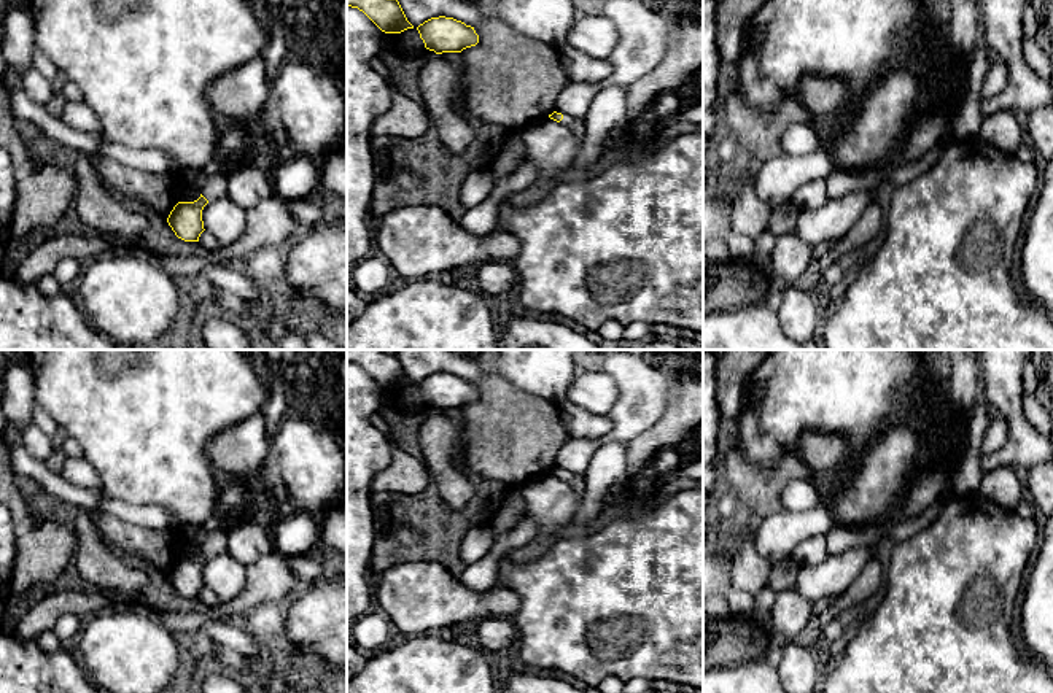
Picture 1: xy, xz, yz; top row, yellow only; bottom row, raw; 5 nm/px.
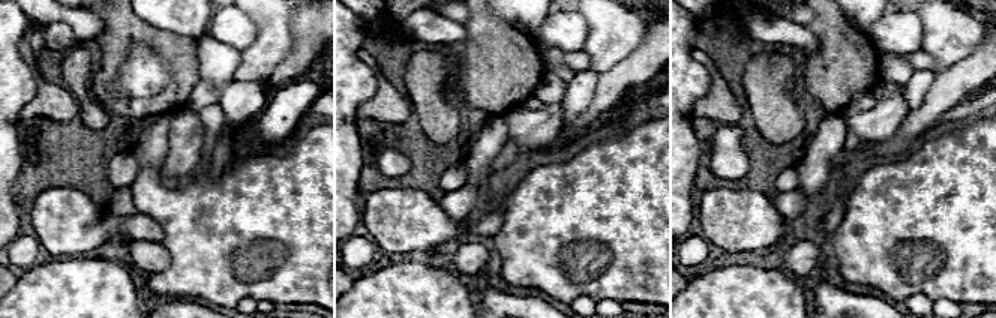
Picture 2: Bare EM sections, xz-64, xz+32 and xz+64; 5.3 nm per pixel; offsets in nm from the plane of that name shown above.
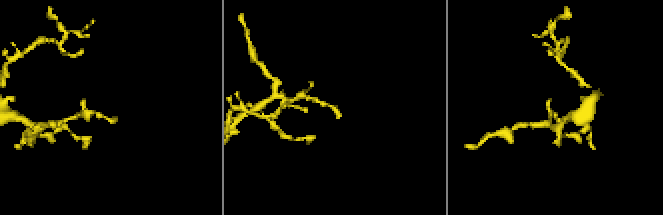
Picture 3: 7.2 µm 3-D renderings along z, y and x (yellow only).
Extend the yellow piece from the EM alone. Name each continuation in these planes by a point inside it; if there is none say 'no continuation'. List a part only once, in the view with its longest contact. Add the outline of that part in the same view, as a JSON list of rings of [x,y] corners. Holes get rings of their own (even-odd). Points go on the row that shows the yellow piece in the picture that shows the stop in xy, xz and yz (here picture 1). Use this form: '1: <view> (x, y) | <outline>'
1: xy (215, 188) | [[[227,172],[216,173],[207,178],[207,183],[200,188],[200,194],[215,202],[227,197]]]

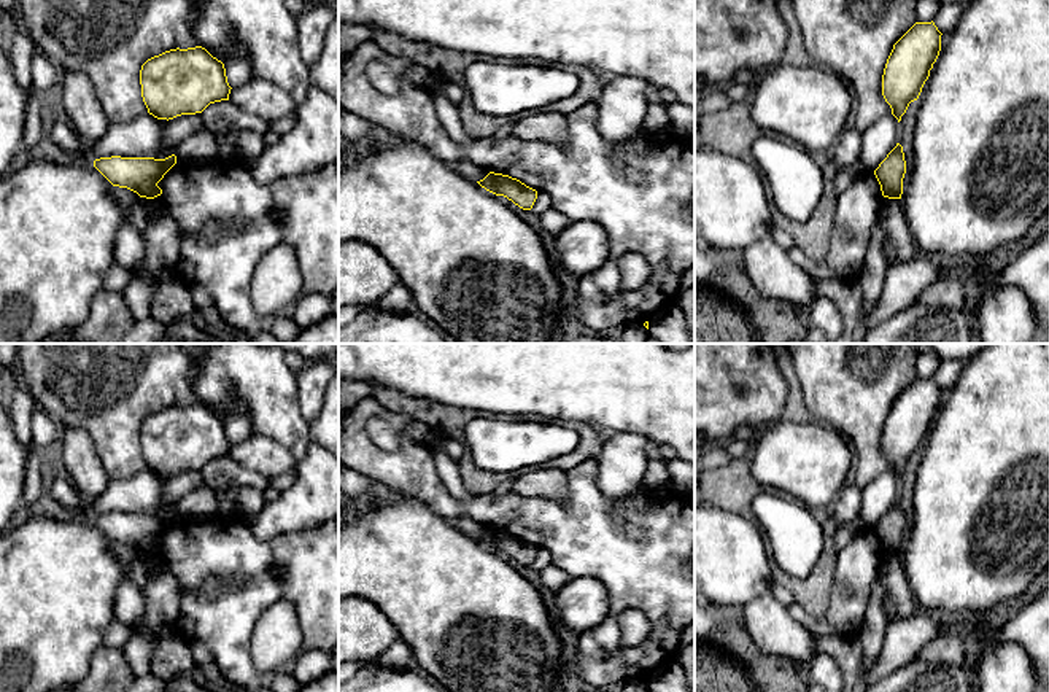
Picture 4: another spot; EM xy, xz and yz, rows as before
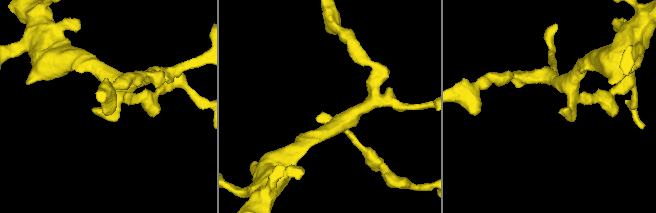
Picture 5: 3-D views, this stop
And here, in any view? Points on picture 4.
no continuation

